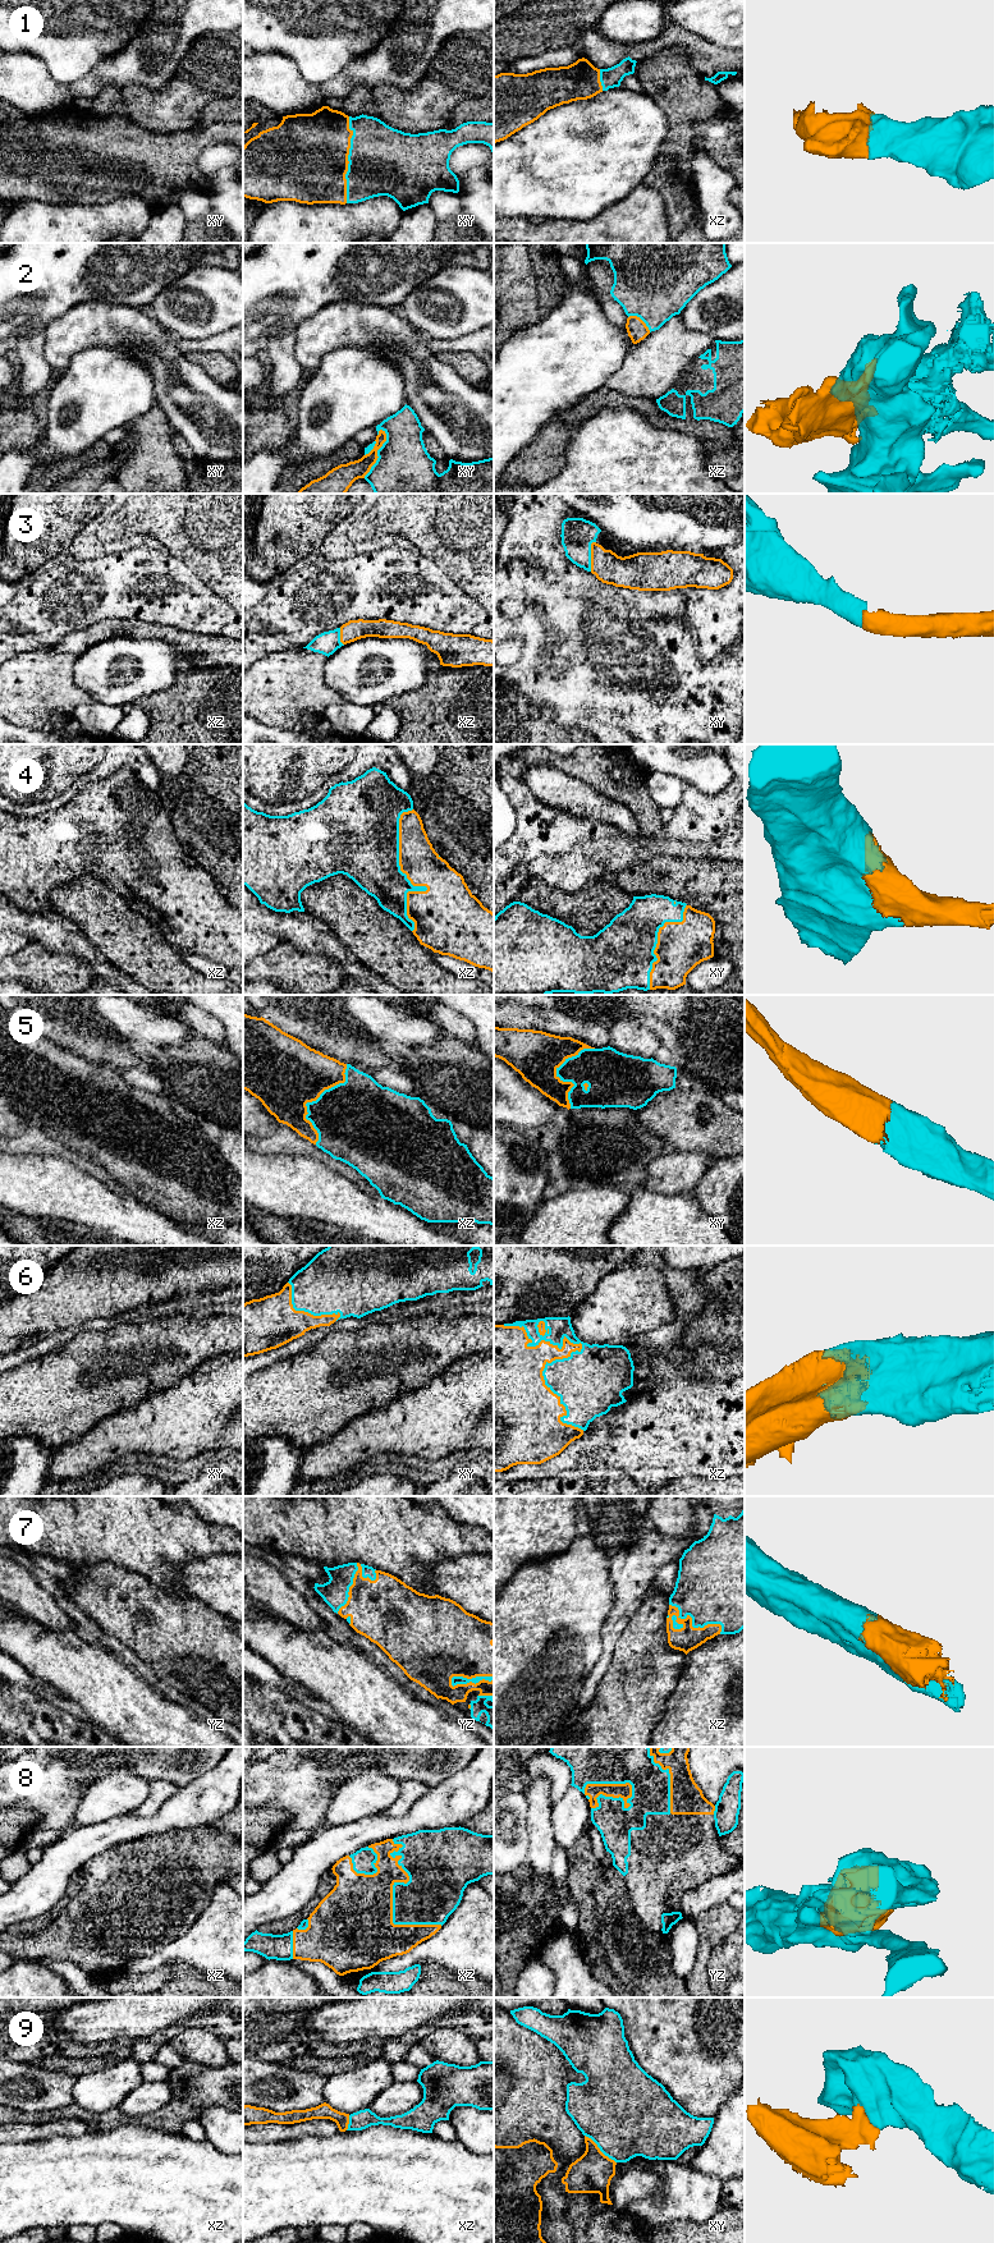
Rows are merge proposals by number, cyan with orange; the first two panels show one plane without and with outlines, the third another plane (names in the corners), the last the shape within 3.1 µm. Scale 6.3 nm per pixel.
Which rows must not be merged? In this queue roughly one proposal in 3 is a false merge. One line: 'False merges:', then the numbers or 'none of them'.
False merges: 9

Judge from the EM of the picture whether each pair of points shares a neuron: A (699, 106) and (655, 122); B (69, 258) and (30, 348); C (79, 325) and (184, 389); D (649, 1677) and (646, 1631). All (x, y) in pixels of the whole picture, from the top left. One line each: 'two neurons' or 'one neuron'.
A: two neurons
B: two neurons
C: one neuron
D: one neuron

